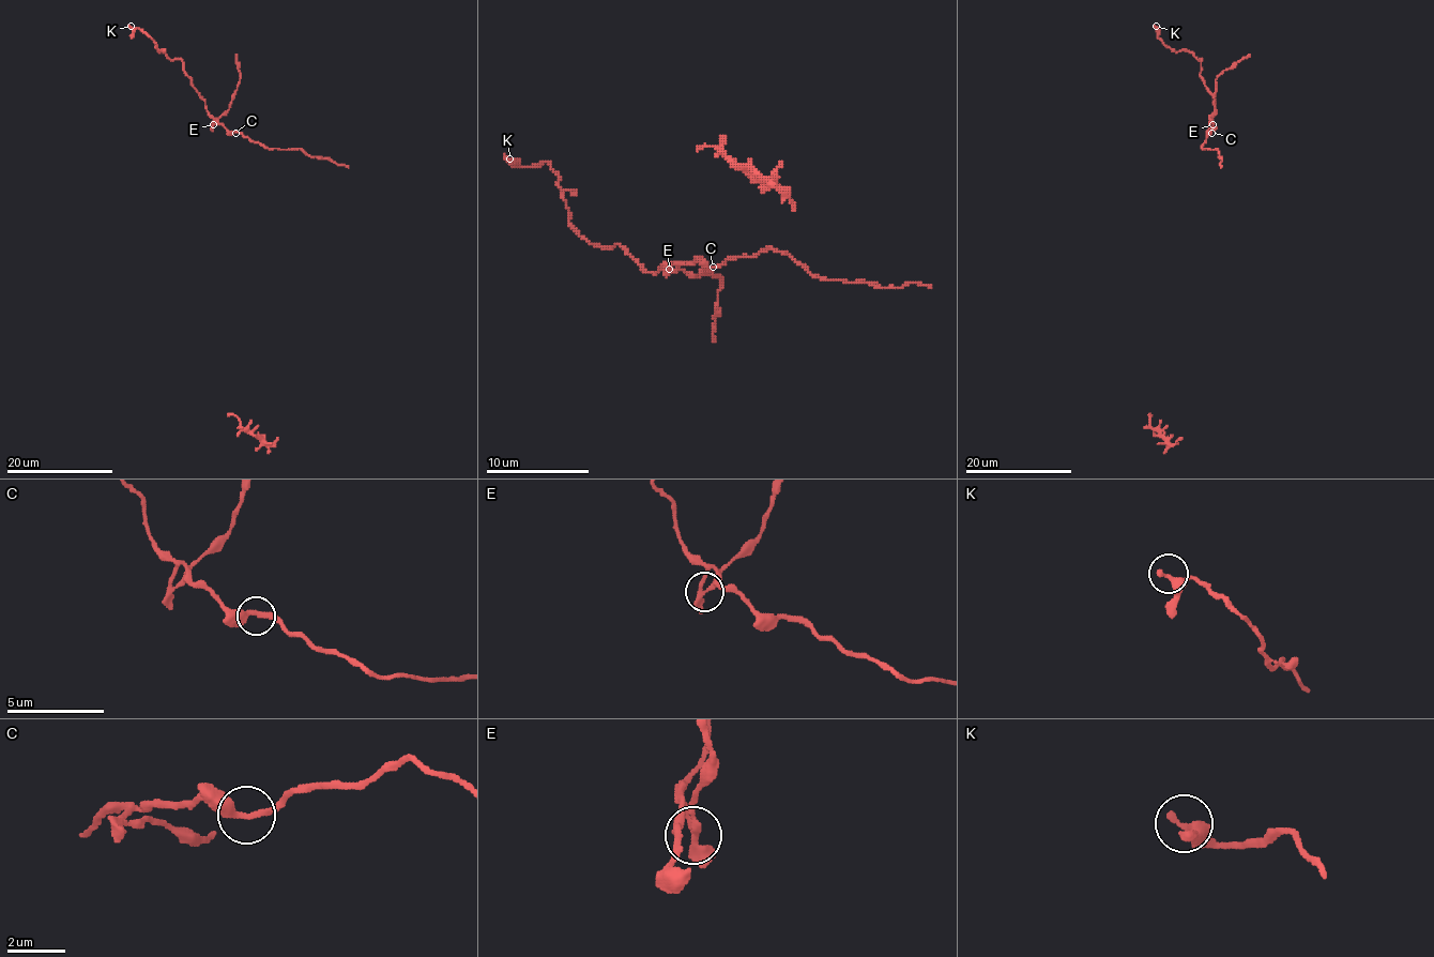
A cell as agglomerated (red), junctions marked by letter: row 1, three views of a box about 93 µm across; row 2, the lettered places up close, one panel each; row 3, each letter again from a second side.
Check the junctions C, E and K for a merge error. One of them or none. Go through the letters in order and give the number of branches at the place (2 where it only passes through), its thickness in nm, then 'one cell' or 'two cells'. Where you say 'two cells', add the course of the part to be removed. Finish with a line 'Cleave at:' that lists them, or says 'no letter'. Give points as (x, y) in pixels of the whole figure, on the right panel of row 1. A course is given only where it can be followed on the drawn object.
C: branches 2; calibre 320 nm; one cell
E: branches 2; calibre 300 nm; two cells; course (1213, 124), (1216, 79), (1250, 54)
K: branches 2; calibre 300 nm; one cell
Cleave at: E

